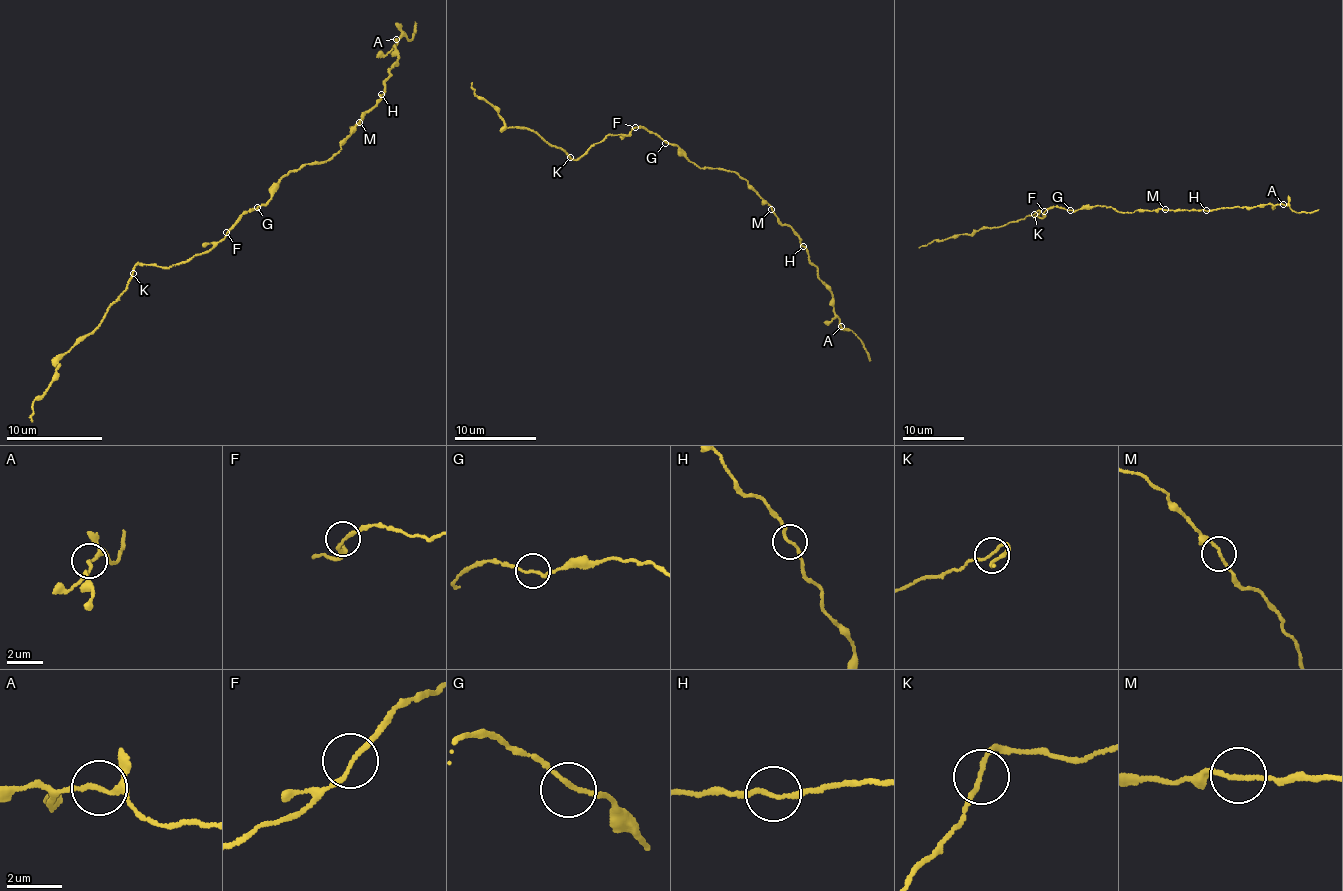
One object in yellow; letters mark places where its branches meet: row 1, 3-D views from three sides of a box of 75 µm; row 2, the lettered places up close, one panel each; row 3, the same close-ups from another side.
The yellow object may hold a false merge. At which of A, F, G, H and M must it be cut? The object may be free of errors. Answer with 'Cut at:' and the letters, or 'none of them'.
Cut at: none of them

